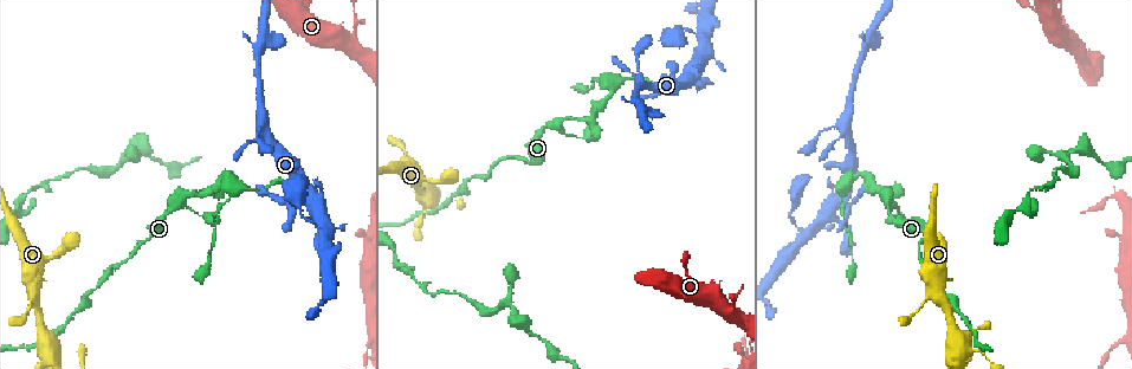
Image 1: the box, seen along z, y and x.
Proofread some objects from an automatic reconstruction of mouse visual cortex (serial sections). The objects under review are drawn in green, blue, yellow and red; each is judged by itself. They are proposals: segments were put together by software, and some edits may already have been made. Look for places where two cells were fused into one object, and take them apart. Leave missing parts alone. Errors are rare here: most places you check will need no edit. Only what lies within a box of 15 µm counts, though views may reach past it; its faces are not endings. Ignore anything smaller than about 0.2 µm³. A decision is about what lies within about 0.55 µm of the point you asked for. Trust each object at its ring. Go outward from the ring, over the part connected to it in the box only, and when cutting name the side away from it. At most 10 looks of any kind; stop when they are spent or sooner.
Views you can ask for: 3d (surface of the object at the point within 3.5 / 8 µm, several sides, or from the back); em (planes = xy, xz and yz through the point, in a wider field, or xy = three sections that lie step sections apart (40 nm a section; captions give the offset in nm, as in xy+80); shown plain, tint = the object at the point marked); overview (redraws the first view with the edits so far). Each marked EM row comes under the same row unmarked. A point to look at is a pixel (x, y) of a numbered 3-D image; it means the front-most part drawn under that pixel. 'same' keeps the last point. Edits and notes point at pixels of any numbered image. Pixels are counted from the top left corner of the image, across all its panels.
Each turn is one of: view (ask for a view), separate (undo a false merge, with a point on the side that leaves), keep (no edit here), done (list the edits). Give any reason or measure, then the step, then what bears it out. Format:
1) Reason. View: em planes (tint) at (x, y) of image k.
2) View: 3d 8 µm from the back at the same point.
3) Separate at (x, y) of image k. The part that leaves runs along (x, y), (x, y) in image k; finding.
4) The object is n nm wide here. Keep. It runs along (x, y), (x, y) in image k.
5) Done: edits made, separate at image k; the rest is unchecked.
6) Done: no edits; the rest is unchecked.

Narrows sharply. View: 3d 3.5 µm at (982, 352) of image 1.

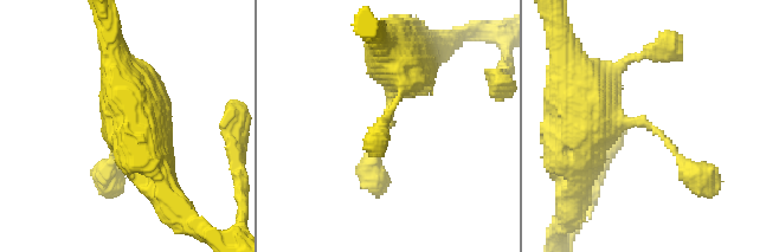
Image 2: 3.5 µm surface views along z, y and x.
The arms are 250, 600 nm wide. View: em xy step 3 (tint) at (657, 127) of image 2.

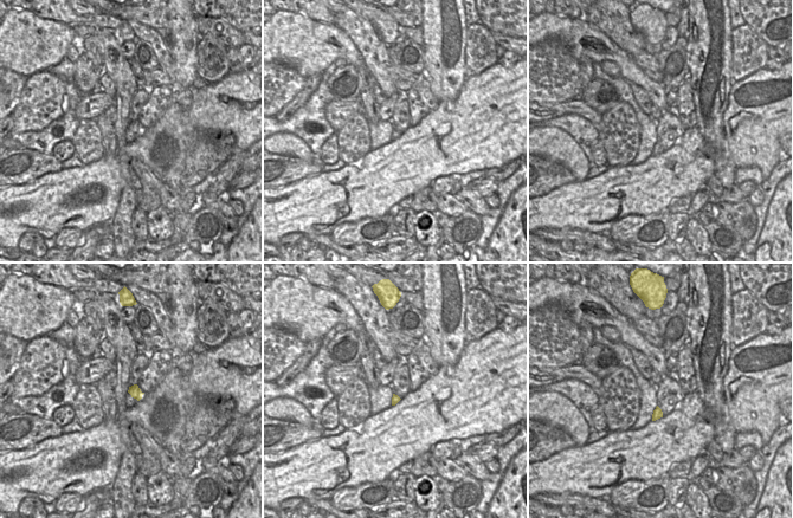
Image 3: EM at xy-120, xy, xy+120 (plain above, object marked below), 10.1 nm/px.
Keep. It runs along (590, 105), (656, 128), (705, 179) in image 2; all the same cell.

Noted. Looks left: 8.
A narrow waist. View: 3d 8 µm from the back at (97, 288) of image 1.

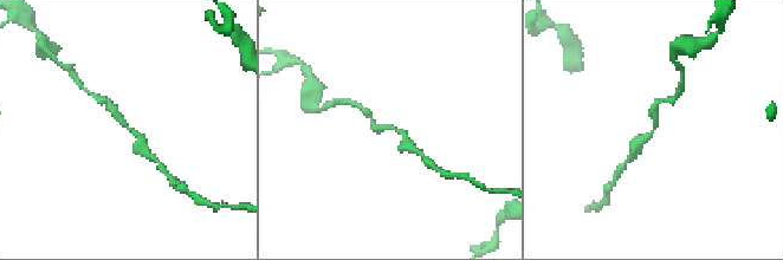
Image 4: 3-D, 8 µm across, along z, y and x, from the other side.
View: 3d 3.5 µm at (656, 127) of image 4.

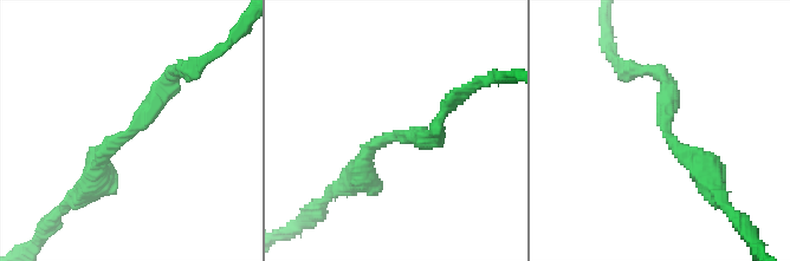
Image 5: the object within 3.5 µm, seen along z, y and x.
Keep. It runs along (173, 73), (136, 124), (104, 150), (94, 182) in image 5; all the same cell.

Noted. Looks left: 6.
Thin neck. View: 3d 8 µm at (195, 195) of image 1.

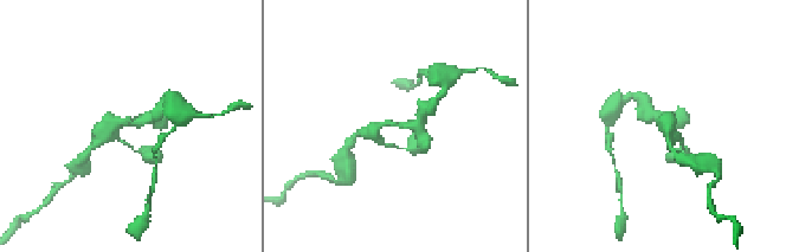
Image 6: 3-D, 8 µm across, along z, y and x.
Now the EM. View: em xy step 3 (tint) at (133, 120) of image 6.

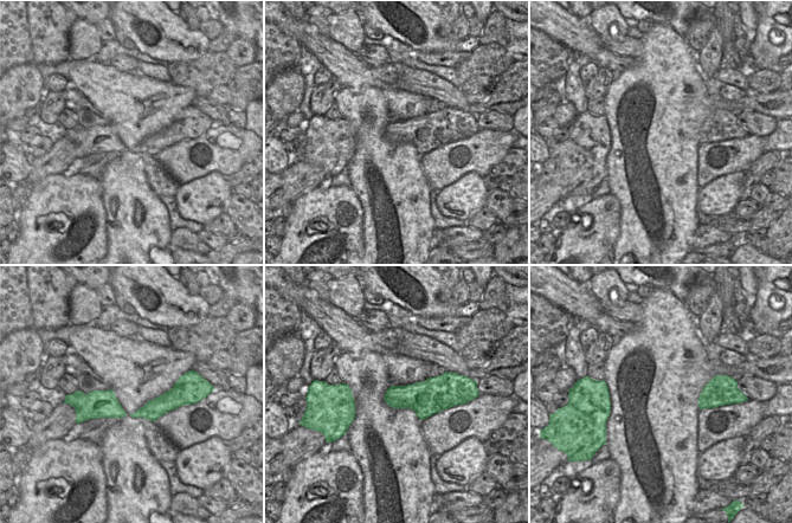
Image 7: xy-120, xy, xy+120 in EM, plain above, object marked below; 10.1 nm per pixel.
The arms are 300, 350 nm wide. Keep. It runs along (108, 134), (110, 122), (159, 111) in image 6; one cell here.

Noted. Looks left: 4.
Thin arm on a thick one. View: 3d 3.5 µm at (324, 234) of image 1.

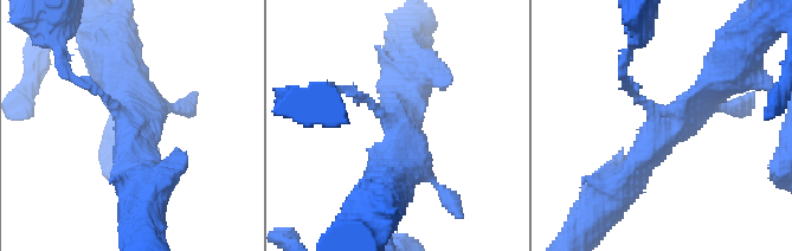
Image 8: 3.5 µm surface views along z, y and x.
Shape alone is not enough. View: em xy step 1 (tint) at (138, 122) of image 8.

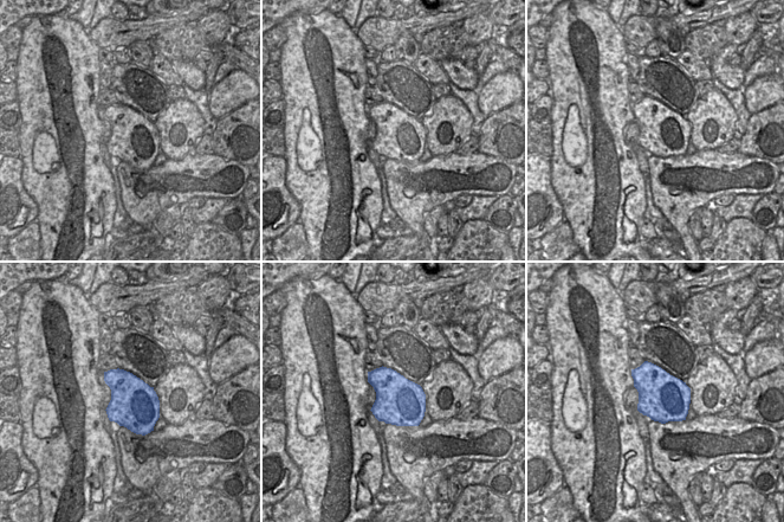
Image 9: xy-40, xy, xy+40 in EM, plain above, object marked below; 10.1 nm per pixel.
Keep. It runs along (732, 64), (623, 184) in image 8; one cell here.

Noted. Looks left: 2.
Done: no edits; the rest is unchecked.

